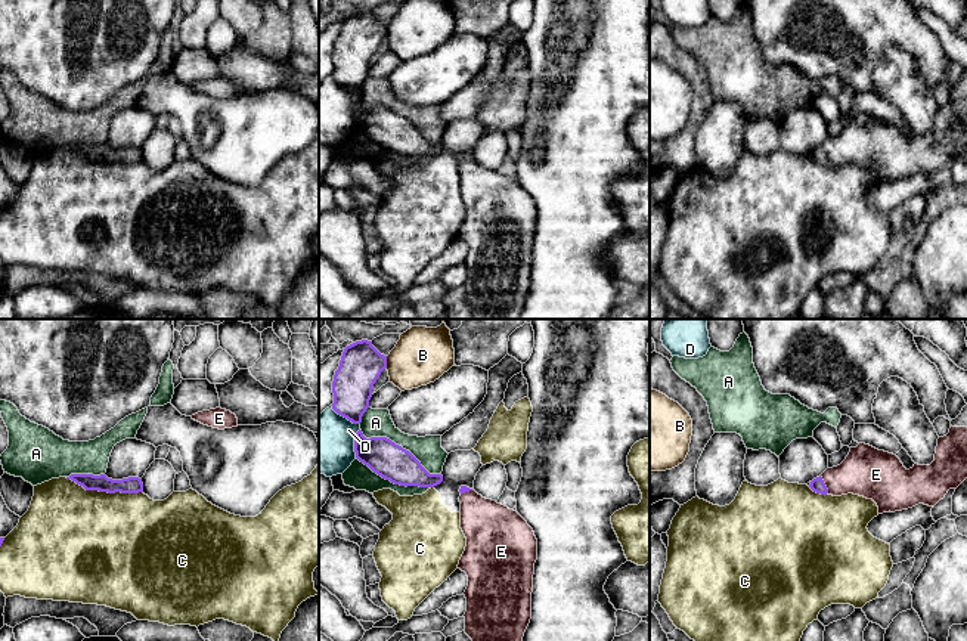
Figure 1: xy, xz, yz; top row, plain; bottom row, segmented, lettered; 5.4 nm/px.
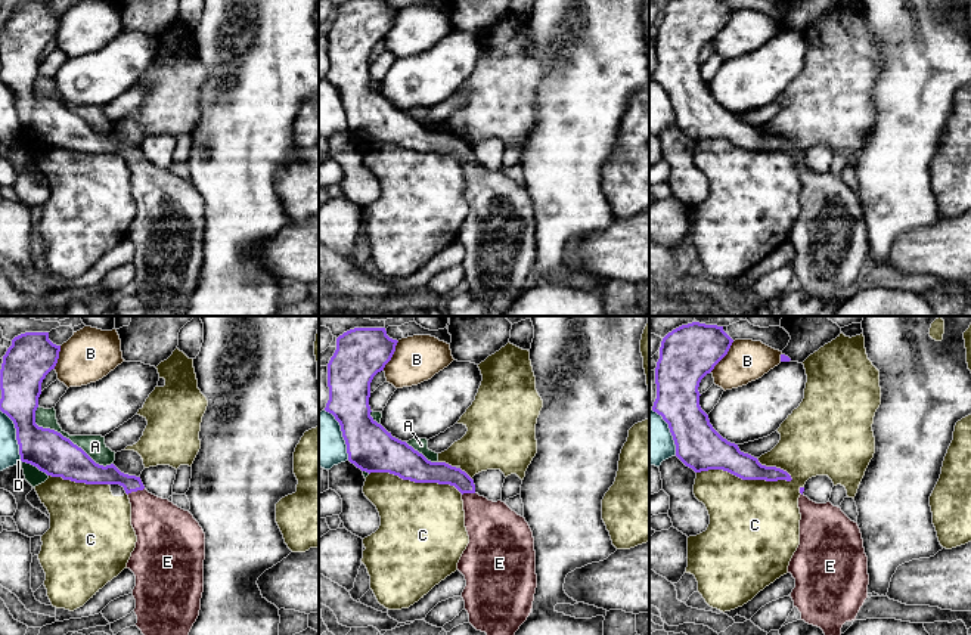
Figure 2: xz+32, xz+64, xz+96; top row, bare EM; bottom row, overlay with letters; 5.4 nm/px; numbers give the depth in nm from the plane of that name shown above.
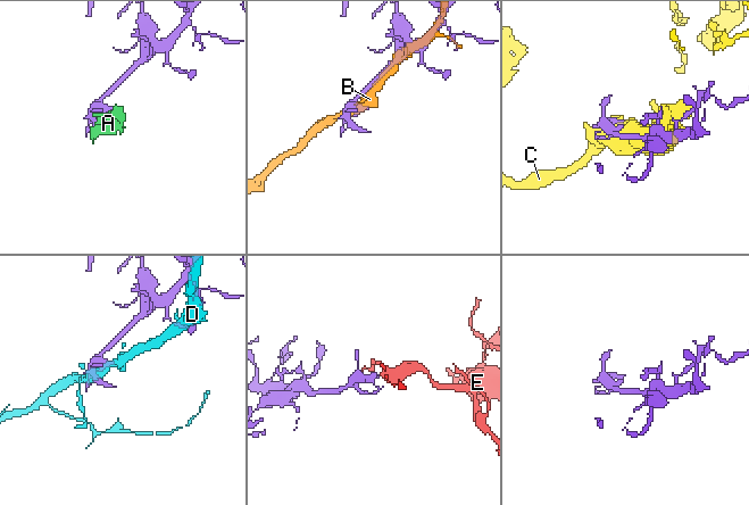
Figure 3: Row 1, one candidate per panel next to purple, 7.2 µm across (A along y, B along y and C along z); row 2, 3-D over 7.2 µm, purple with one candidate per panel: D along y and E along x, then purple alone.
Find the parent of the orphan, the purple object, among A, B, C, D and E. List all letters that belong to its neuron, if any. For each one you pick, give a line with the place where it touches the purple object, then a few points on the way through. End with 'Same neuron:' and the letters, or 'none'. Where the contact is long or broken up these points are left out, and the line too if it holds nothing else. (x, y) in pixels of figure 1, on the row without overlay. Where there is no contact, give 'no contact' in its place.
E: yz (824, 154) | across yz (817, 154), (824, 154), (867, 141)
Same neuron: E

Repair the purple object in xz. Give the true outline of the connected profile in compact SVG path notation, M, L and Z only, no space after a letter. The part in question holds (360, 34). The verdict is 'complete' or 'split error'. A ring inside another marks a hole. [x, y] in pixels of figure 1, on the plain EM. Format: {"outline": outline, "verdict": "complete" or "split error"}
{"outline": "M362 9L347 15L332 50L332 78L353 93L360 93L369 77L372 56L385 37L387 25L372 10Z", "verdict": "complete"}

